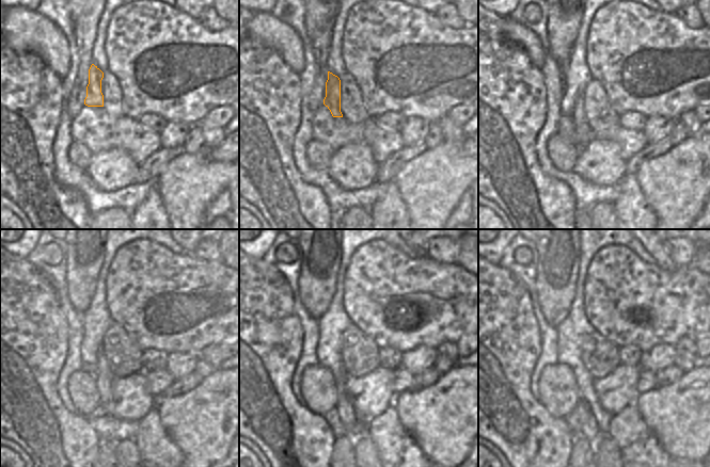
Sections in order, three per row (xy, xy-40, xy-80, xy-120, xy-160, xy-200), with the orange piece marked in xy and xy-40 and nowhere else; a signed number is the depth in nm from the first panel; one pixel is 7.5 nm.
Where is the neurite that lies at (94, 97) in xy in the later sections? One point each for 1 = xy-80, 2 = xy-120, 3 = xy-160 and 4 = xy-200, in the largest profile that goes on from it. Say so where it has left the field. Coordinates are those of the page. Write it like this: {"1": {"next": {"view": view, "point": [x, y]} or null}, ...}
{"1": {"next": {"view": "xy-80", "point": [585, 134]}}, "2": {"next": {"view": "xy-120", "point": [103, 374]}}, "3": {"next": {"view": "xy-160", "point": [343, 420]}}, "4": {"next": {"view": "xy-200", "point": [581, 421]}}}

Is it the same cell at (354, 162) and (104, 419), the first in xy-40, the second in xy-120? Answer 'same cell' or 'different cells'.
different cells

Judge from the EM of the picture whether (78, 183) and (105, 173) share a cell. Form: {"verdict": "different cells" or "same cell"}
{"verdict": "different cells"}

